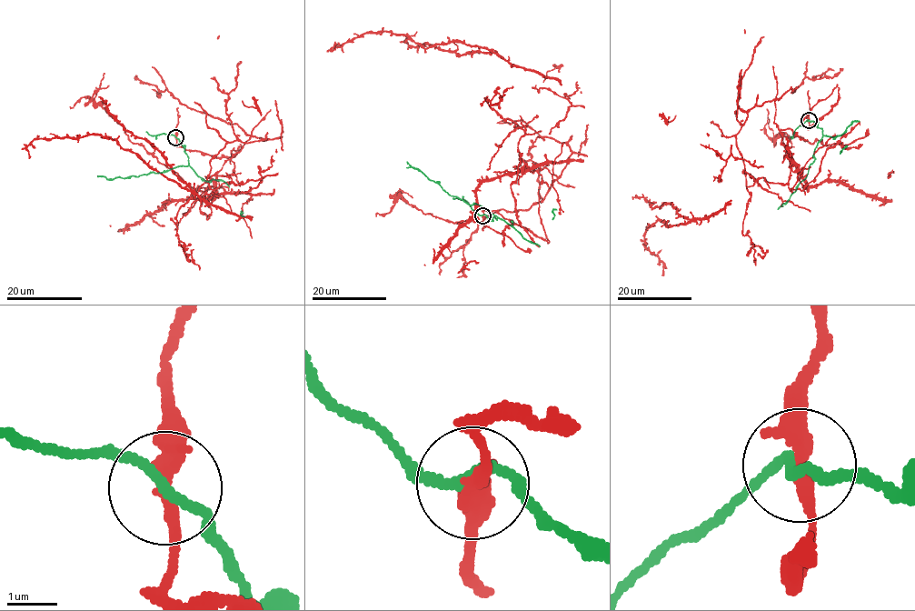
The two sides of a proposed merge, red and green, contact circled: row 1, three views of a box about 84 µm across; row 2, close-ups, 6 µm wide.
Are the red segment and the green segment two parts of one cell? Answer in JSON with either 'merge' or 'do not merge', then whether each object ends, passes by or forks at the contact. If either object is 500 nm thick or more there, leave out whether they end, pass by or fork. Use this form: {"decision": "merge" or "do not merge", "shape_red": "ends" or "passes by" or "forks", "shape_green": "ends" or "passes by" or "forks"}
{"decision": "do not merge", "shape_red": "passes by", "shape_green": "passes by"}

